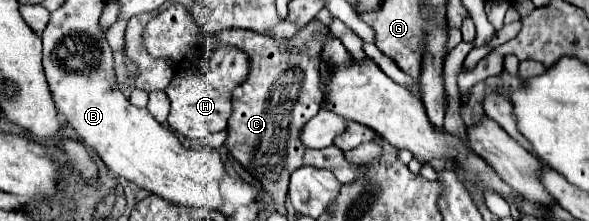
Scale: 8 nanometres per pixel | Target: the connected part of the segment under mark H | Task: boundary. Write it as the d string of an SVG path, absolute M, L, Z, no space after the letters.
M227 44L215 46L209 56L201 58L195 66L179 70L165 90L171 102L171 112L167 118L171 130L191 140L203 140L211 132L225 130L231 116L231 92L247 78L247 74L249 56L243 50Z

